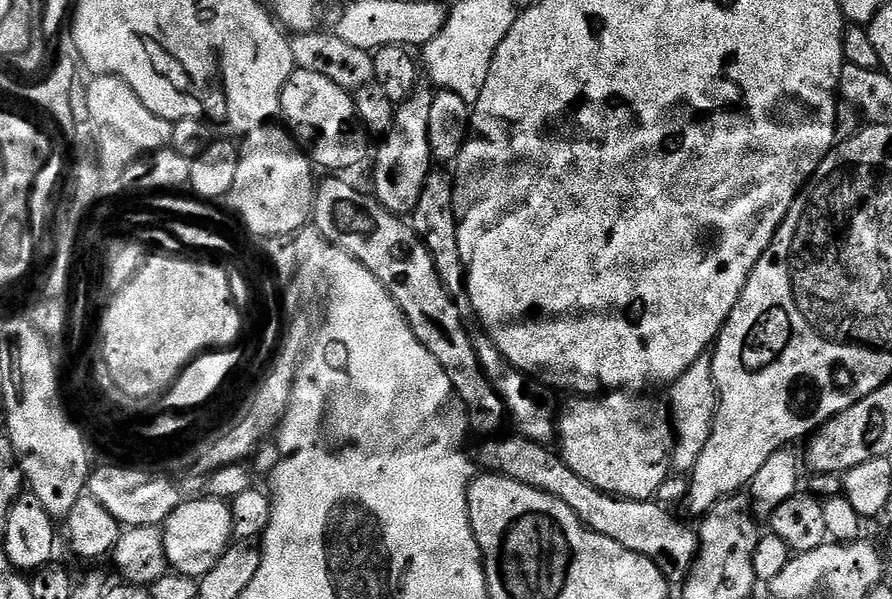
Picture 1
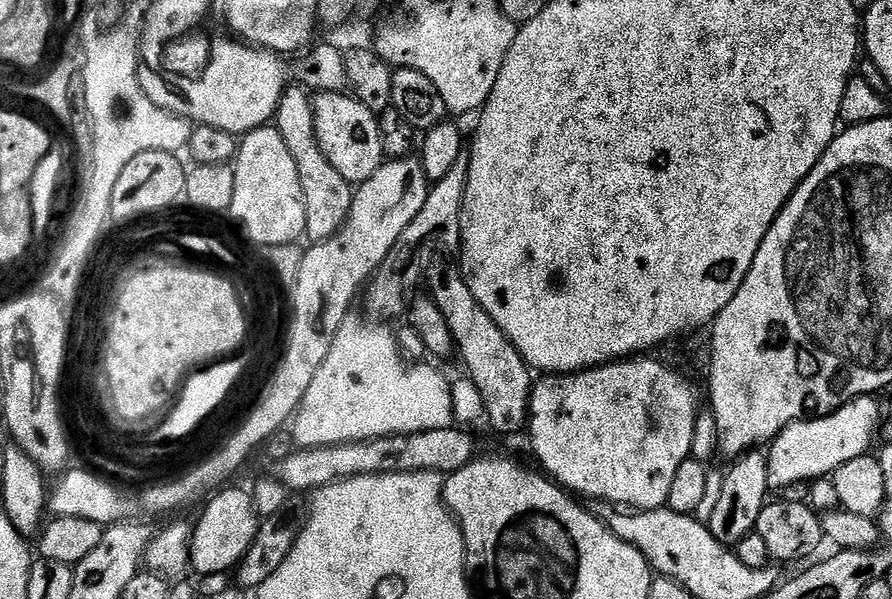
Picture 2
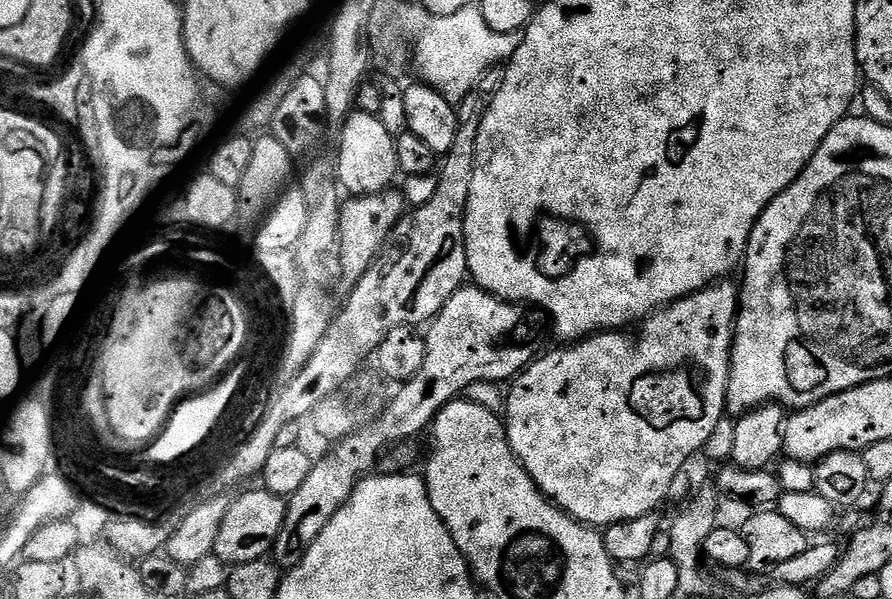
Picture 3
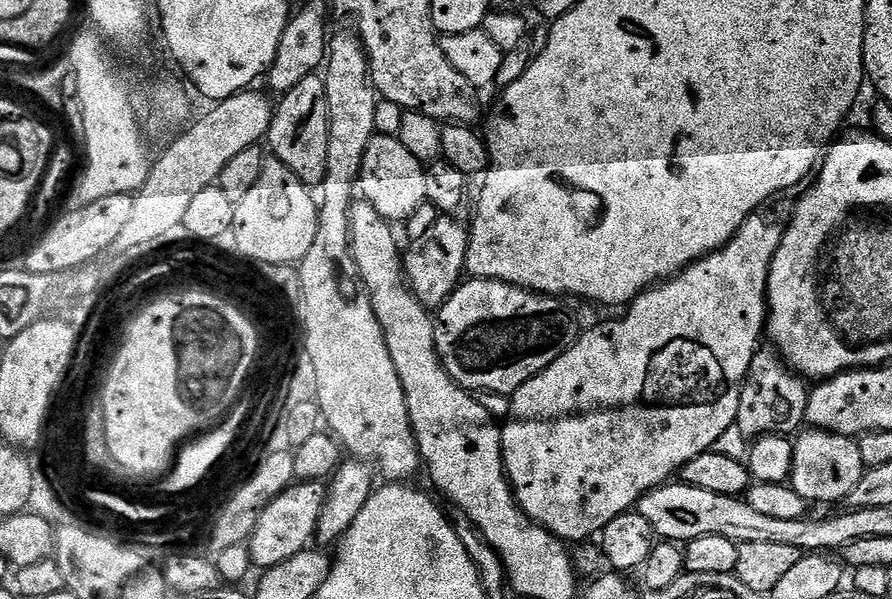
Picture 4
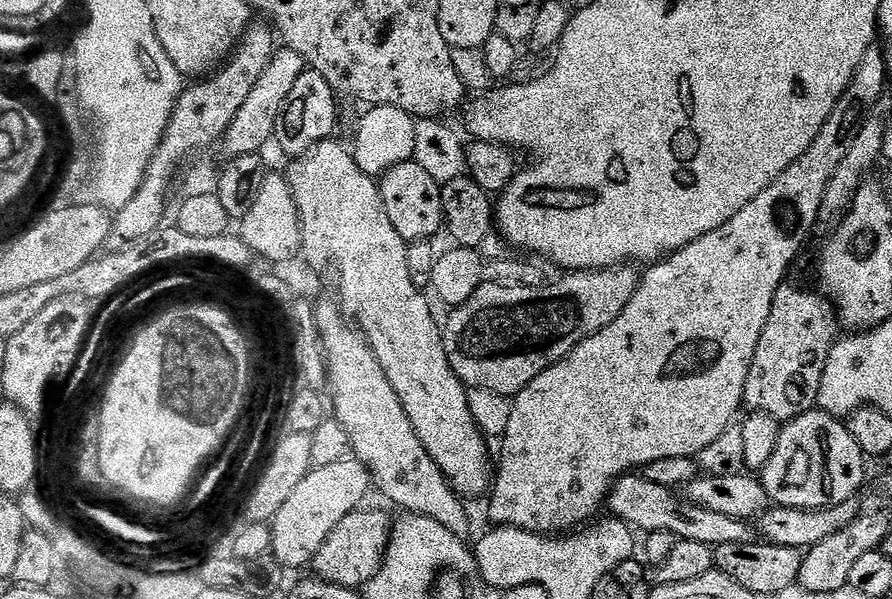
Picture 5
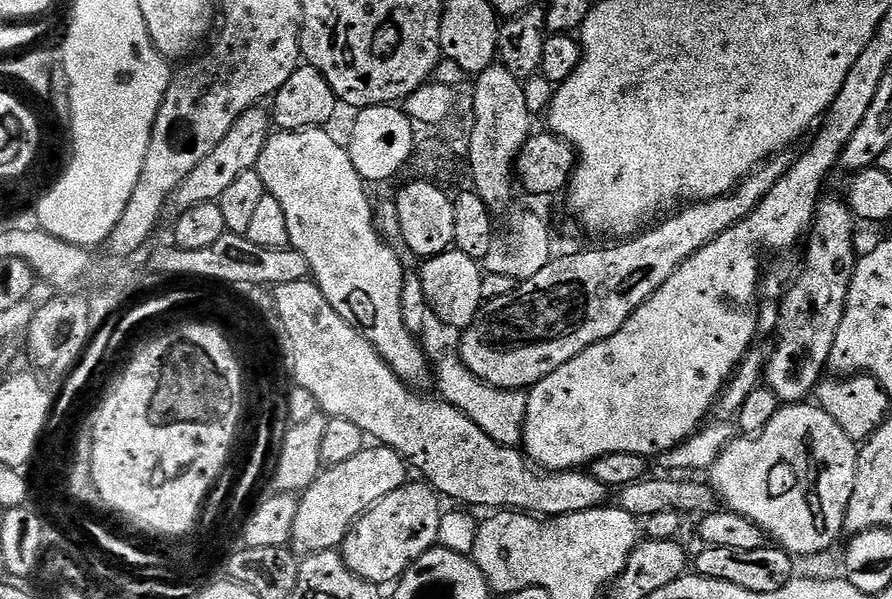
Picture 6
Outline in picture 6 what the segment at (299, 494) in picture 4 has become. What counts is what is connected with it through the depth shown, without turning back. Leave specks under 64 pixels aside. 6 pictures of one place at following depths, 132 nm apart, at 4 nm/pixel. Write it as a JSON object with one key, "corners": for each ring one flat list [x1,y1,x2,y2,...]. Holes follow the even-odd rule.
{"corners":[[383,446,365,447,364,451,354,454,354,458,342,462,342,466,324,468,315,482,310,487,305,488,299,497,298,518,294,520,291,547,300,554,330,552,339,549,353,524,365,512,369,512,382,498,386,498,386,494,394,494,394,490,398,490,402,485,409,483,408,472,410,473,410,468,404,459,394,449]]}

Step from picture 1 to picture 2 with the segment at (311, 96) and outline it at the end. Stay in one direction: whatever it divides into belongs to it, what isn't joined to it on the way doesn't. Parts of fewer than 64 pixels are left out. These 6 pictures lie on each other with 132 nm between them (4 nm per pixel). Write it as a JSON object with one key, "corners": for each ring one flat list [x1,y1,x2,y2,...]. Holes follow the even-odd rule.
{"corners":[[316,92,312,109,316,137,330,166,353,186,367,182,386,160,378,116,355,96,344,92]]}

